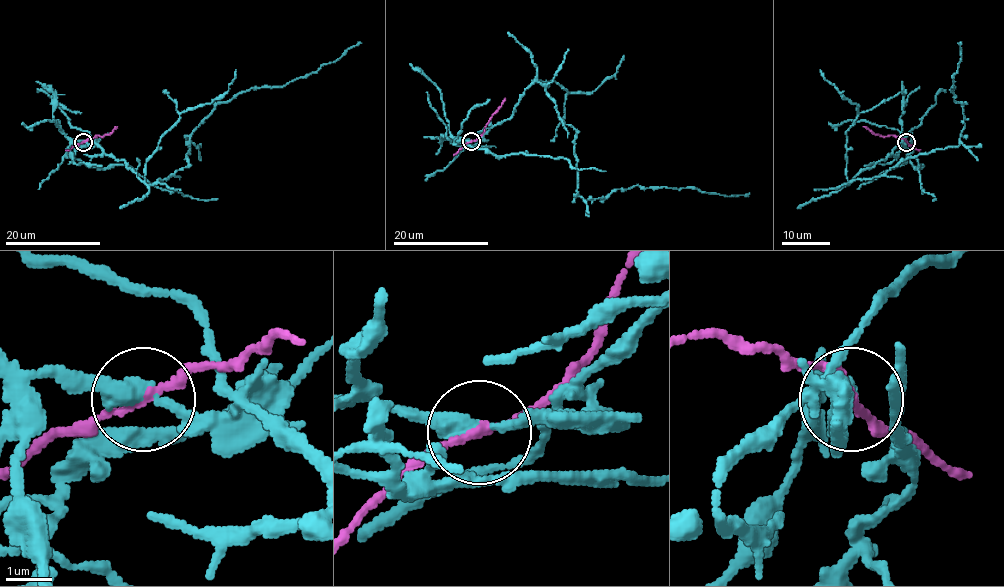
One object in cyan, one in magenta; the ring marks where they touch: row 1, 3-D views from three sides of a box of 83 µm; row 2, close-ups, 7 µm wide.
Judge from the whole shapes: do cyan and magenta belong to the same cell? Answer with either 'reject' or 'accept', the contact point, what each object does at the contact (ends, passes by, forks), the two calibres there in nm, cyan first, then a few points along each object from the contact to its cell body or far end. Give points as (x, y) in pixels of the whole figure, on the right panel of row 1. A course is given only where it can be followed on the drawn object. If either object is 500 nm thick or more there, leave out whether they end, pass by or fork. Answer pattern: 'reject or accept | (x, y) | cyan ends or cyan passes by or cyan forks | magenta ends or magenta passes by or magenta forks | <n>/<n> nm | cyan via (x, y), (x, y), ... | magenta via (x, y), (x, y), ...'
reject | (906, 142) | cyan passes by | magenta passes by | 340/190 nm | cyan via (906, 142), (846, 184), (959, 145), (962, 104), (950, 89), (961, 58), (957, 43) | magenta via (906, 142), (898, 136), (875, 135), (863, 127)

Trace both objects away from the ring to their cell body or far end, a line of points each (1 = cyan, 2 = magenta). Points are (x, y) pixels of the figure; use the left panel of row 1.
1: (84, 142), (123, 160), (147, 184), (167, 178), (188, 165), (190, 134), (216, 104), (306, 78), (361, 43)
2: (84, 142), (94, 136), (109, 135), (117, 127)

